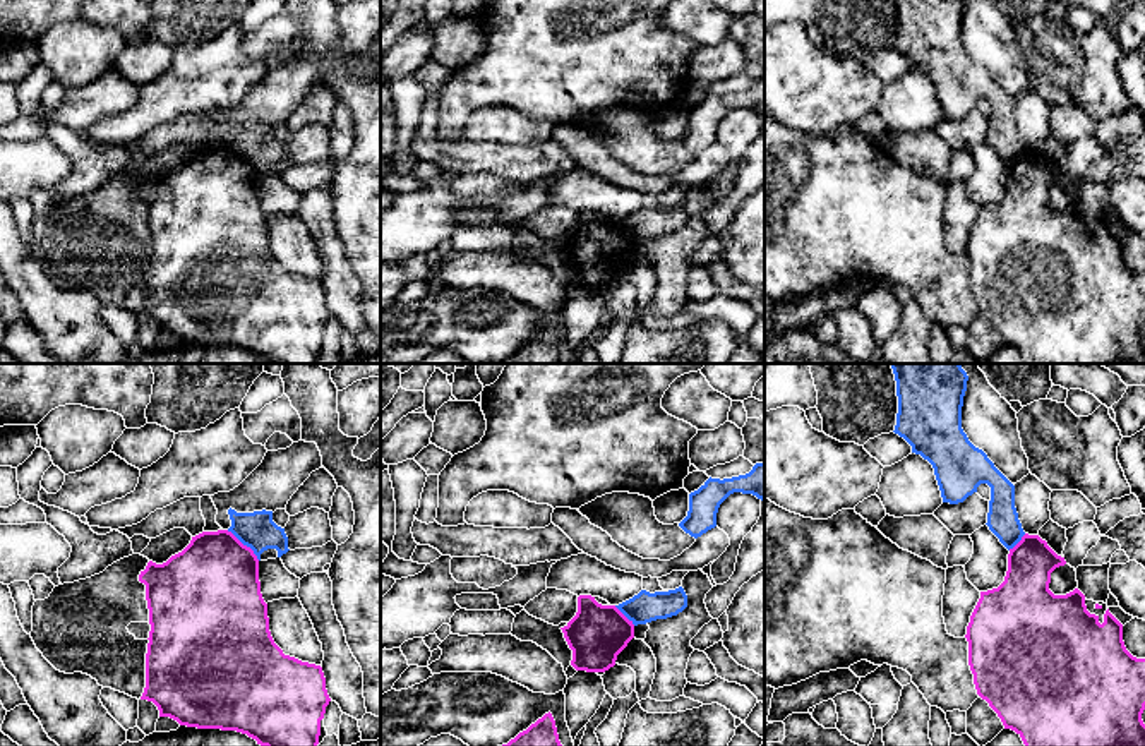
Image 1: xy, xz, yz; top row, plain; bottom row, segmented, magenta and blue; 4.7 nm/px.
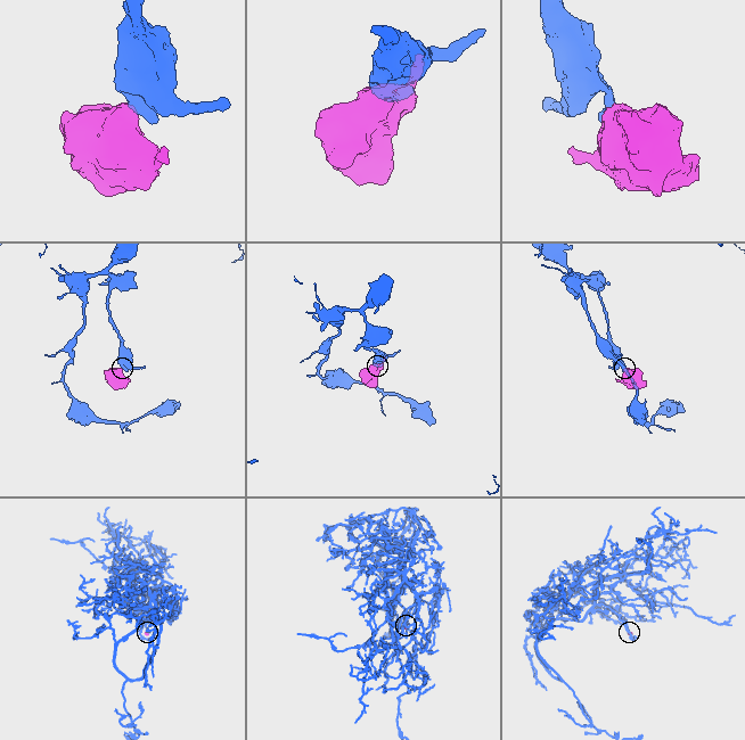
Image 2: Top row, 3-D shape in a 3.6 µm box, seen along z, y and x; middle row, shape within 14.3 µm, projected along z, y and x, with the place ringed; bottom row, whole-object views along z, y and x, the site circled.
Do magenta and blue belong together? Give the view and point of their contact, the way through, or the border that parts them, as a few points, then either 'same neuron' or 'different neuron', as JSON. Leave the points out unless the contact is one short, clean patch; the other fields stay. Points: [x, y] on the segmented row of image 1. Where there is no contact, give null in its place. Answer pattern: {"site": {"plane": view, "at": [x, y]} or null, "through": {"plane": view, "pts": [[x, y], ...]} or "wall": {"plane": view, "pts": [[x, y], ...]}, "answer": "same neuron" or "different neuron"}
{"site": {"plane": "xy", "at": [242, 544]}, "wall": {"plane": "xy", "pts": [[227, 530], [259, 559]]}, "answer": "different neuron"}

